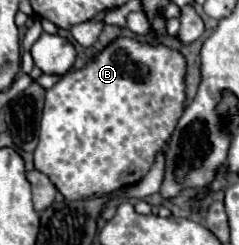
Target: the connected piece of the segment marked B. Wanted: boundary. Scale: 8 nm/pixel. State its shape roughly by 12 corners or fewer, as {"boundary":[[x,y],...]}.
{"boundary":[[116,38],[46,90],[34,168],[66,200],[138,184],[186,58]]}

